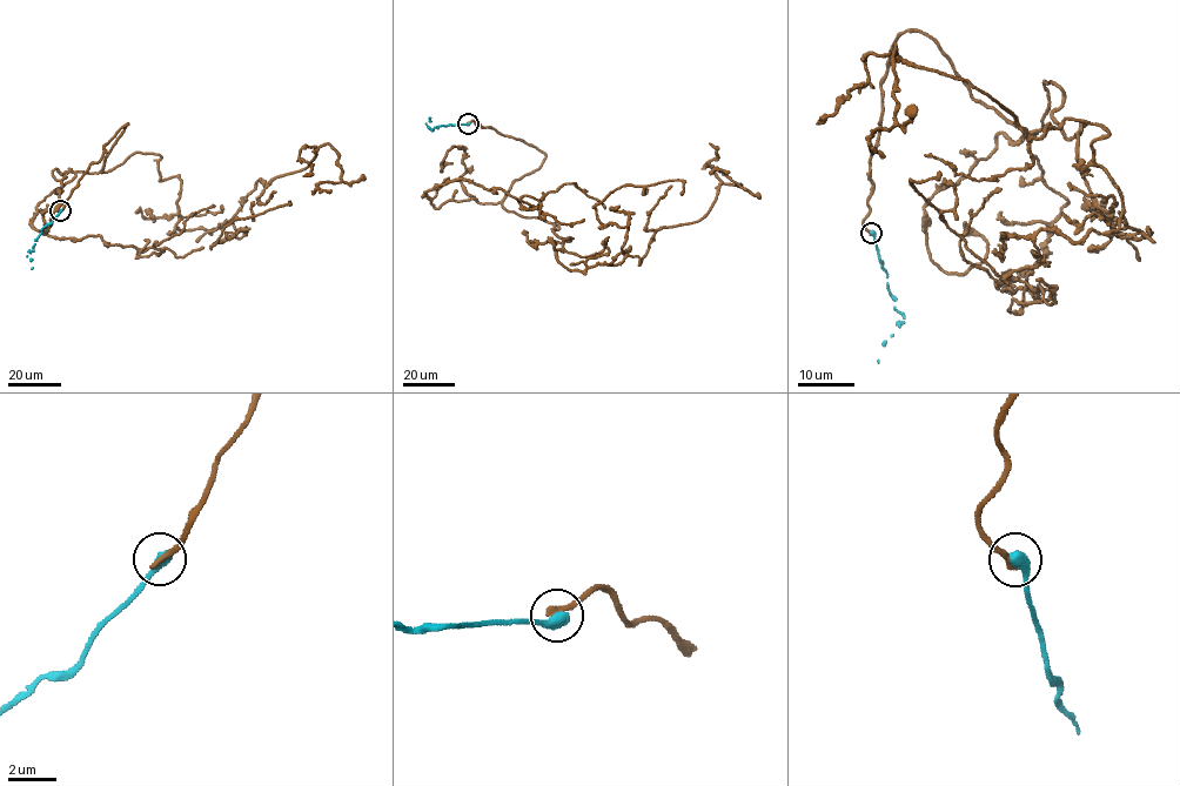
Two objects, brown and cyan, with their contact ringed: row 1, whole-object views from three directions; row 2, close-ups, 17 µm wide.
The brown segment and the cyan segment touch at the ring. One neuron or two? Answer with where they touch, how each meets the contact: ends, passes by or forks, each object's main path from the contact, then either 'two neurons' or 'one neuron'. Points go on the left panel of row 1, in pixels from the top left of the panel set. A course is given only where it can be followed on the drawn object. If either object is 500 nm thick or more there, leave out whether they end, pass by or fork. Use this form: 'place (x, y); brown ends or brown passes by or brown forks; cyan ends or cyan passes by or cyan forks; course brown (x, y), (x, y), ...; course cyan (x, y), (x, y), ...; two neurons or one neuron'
place (60, 210); course brown (60, 210), (128, 123), (101, 172), (159, 154), (182, 230), (223, 227), (260, 179), (326, 143), (332, 192); course cyan (60, 210), (41, 229), (33, 250), (27, 252), (31, 268); two neurons

